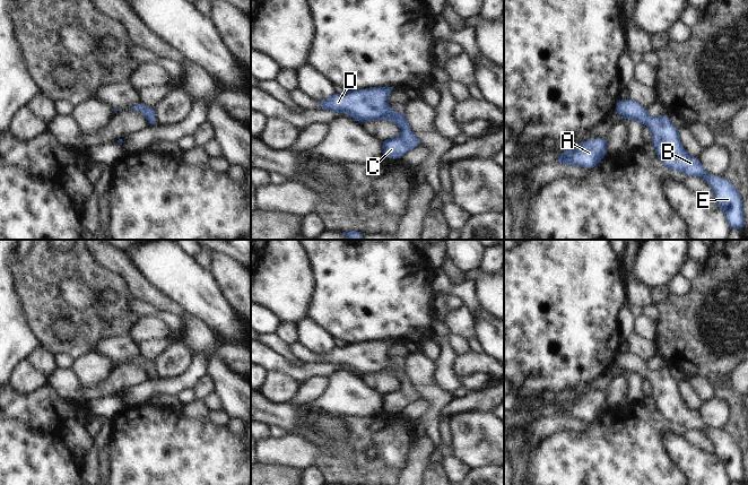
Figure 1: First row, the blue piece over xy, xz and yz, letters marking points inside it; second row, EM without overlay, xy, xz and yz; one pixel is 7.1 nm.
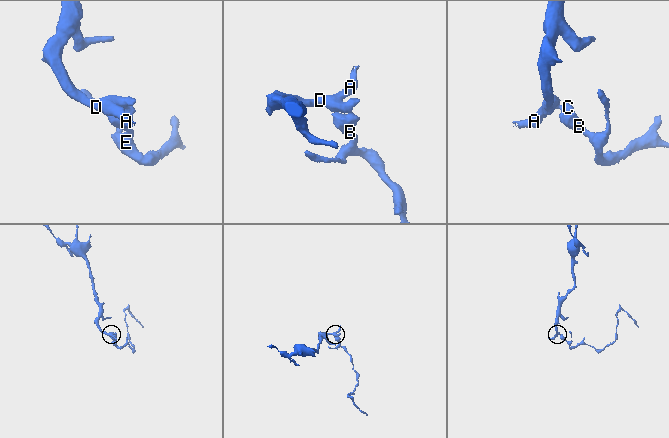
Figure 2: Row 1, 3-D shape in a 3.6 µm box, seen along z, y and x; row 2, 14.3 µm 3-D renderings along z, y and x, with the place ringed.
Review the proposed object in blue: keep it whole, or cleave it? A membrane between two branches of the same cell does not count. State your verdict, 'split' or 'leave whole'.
leave whole

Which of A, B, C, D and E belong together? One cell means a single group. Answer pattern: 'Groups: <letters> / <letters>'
Groups: A B C D E

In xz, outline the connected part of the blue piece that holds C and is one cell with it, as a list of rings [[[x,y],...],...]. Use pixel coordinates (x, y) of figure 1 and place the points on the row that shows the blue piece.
[[[374,87],[333,94],[330,98],[318,101],[323,105],[319,110],[343,112],[358,123],[390,119],[402,130],[402,133],[397,138],[382,141],[382,156],[400,159],[407,151],[420,146],[420,140],[409,129],[405,113],[394,112],[389,107],[386,97],[393,89],[393,87]]]

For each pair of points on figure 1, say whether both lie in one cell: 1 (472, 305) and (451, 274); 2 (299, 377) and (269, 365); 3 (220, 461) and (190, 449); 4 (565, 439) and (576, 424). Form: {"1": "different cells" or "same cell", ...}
{"1": "different cells", "2": "same cell", "3": "same cell", "4": "different cells"}

